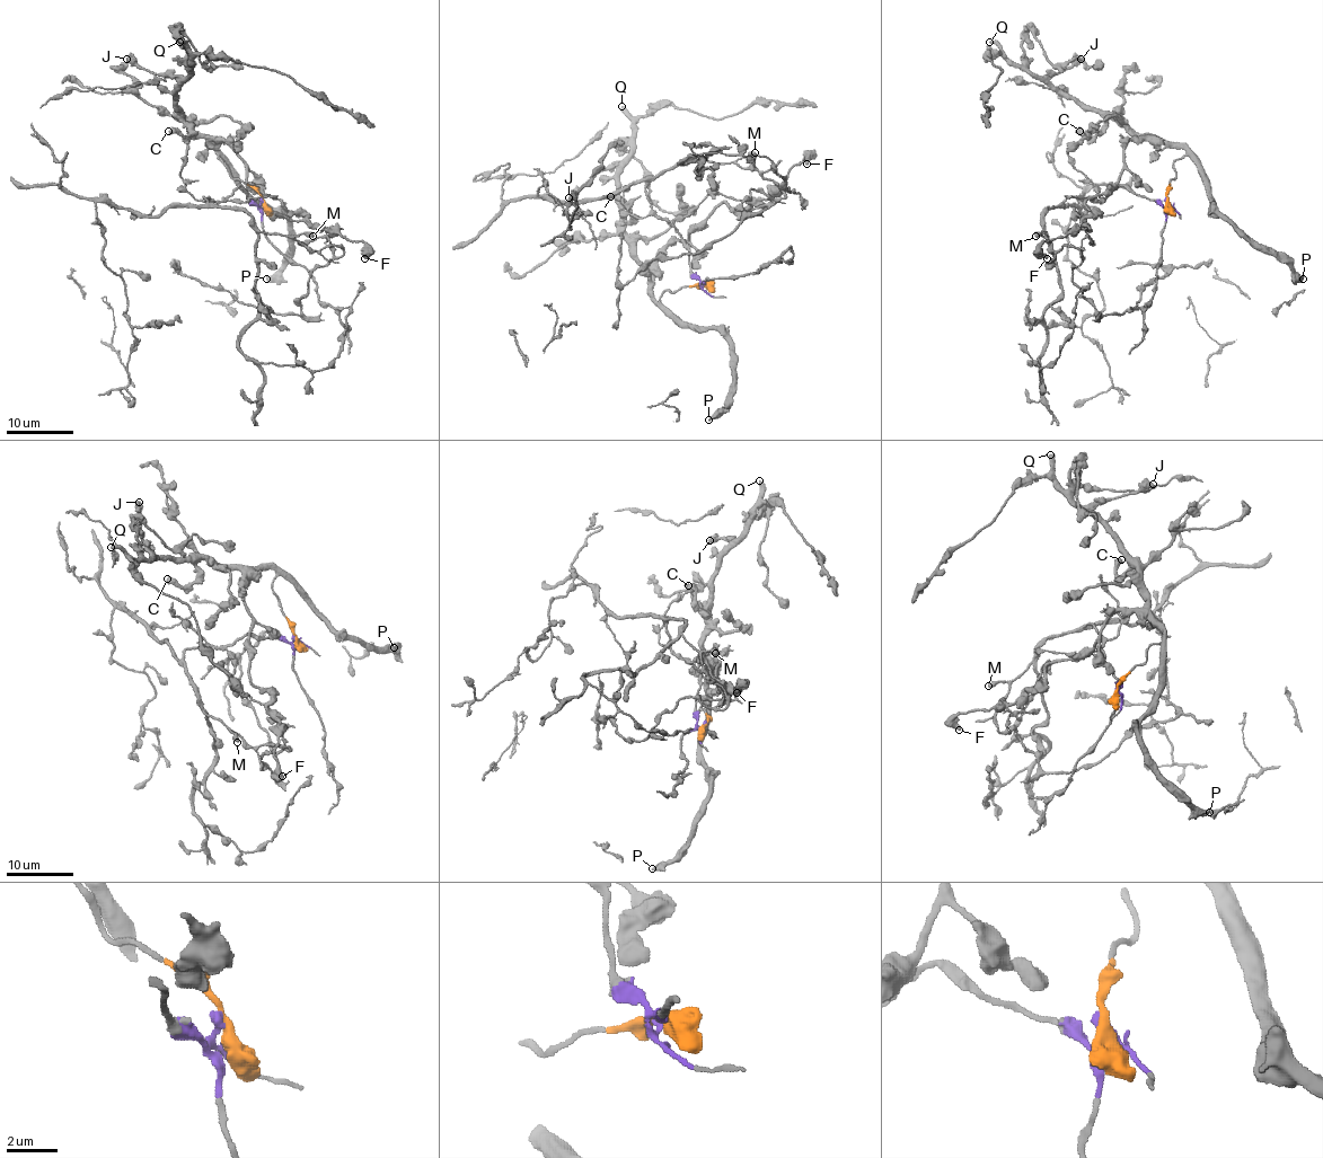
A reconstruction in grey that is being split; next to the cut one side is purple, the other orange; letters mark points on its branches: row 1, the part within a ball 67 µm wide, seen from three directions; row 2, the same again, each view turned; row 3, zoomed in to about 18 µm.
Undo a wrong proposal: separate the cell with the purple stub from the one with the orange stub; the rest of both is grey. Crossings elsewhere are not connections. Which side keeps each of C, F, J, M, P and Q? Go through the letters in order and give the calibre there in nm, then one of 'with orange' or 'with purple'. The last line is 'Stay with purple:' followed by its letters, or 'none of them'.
C: calibre 600 nm; with orange
F: calibre 480 nm; with orange
J: calibre 600 nm; with orange
M: calibre 500 nm; with purple
P: calibre 440 nm; with orange
Q: calibre 420 nm; with orange
Stay with purple: M

